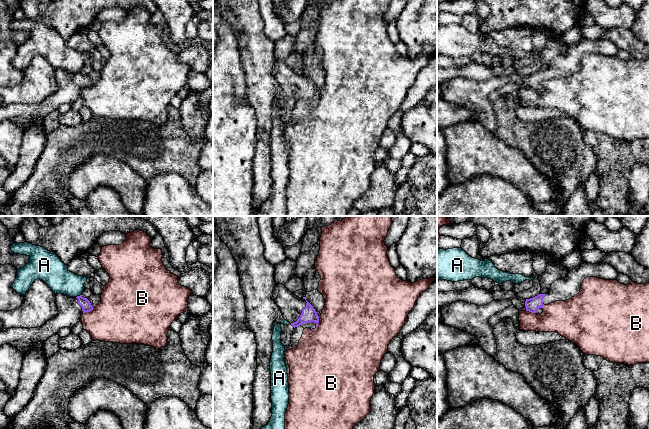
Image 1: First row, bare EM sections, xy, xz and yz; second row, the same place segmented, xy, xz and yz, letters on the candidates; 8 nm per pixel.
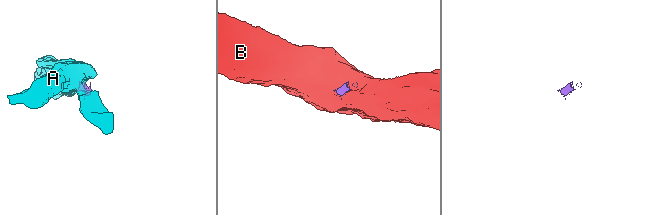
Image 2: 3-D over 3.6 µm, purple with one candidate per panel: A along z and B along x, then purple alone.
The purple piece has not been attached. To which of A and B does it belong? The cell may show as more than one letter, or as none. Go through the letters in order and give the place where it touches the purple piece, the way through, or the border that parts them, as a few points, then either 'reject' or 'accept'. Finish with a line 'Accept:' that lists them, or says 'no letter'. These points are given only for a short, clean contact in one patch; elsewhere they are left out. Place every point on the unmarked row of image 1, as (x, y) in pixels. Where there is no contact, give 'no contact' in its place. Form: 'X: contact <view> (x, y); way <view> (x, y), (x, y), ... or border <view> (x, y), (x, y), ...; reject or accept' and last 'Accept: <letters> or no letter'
A: contact xy (78, 72); border xy (80, 70), (76, 73); reject
B: contact xy (88, 87); border xy (94, 84), (83, 89); reject
Accept: no letter

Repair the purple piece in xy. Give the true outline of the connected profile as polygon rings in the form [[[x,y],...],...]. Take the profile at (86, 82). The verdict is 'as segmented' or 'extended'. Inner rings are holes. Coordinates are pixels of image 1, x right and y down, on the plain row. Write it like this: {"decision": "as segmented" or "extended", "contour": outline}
{"decision": "extended", "contour": [[[56,70],[57,91],[38,104],[10,104],[0,106],[0,122],[9,120],[17,124],[22,130],[35,119],[44,118],[61,104],[72,104],[80,98],[81,91],[94,84],[87,74],[82,71],[70,73]]]}

